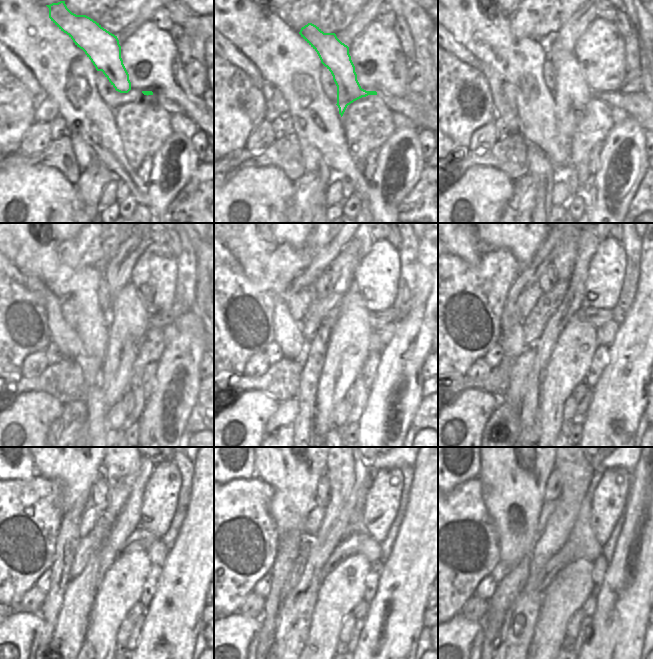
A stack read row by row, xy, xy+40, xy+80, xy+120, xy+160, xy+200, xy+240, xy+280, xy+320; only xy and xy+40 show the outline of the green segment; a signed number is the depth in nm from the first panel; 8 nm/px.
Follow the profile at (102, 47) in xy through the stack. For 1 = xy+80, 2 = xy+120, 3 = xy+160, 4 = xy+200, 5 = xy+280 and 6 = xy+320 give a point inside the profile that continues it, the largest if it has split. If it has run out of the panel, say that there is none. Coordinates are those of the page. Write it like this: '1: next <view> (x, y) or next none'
1: next xy+80 (572, 94)
2: next xy+120 (128, 321)
3: next xy+160 (348, 349)
4: next xy+200 (570, 358)
5: next xy+280 (343, 589)
6: next xy+320 (569, 589)

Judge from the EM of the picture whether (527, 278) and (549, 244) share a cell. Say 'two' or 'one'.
one

